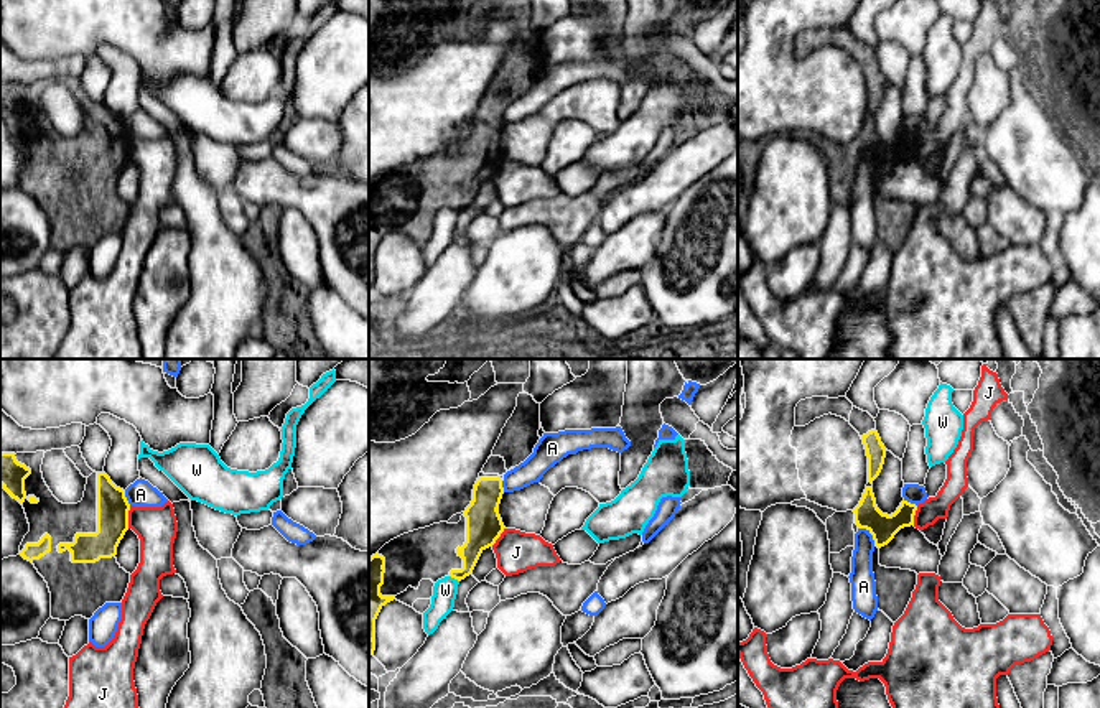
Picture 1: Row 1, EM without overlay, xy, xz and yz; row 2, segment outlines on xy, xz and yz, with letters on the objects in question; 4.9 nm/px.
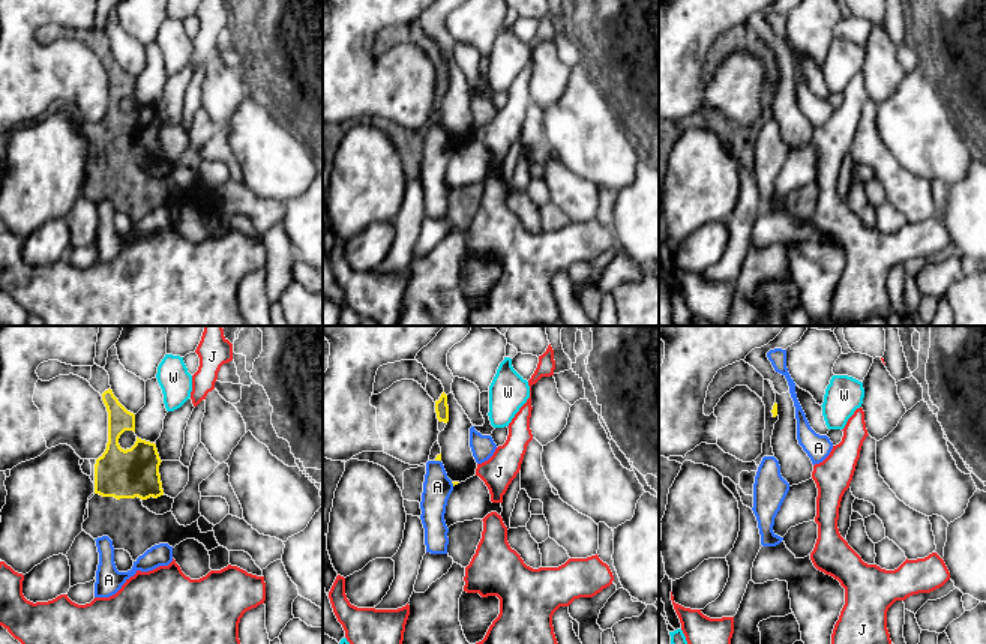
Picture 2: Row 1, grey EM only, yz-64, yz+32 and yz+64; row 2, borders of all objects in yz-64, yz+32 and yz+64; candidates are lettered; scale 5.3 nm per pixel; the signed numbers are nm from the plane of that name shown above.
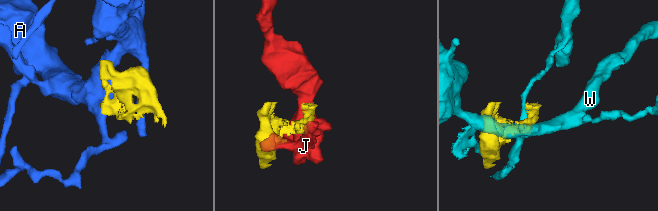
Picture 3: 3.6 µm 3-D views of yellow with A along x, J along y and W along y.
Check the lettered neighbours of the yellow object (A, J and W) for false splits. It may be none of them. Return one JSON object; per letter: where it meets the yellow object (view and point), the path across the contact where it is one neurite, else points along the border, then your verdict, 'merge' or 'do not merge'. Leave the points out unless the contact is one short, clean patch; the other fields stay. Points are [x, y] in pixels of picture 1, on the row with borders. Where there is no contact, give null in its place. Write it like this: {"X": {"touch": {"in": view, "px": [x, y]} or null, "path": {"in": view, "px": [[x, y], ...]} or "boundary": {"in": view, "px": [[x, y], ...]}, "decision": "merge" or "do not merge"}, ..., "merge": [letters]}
{"A": {"touch": {"in": "yz", "px": [870, 532]}, "decision": "do not merge"}, "J": {"touch": {"in": "xy", "px": [127, 517]}, "boundary": {"in": "xy", "px": [[130, 506], [127, 527]]}, "decision": "do not merge"}, "W": {"touch": {"in": "xz", "px": [453, 577]}, "decision": "do not merge"}, "merge": []}

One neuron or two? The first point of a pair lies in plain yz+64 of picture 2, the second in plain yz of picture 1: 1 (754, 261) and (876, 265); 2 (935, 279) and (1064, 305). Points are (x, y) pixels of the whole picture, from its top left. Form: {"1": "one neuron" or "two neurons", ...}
{"1": "one neuron", "2": "one neuron"}

